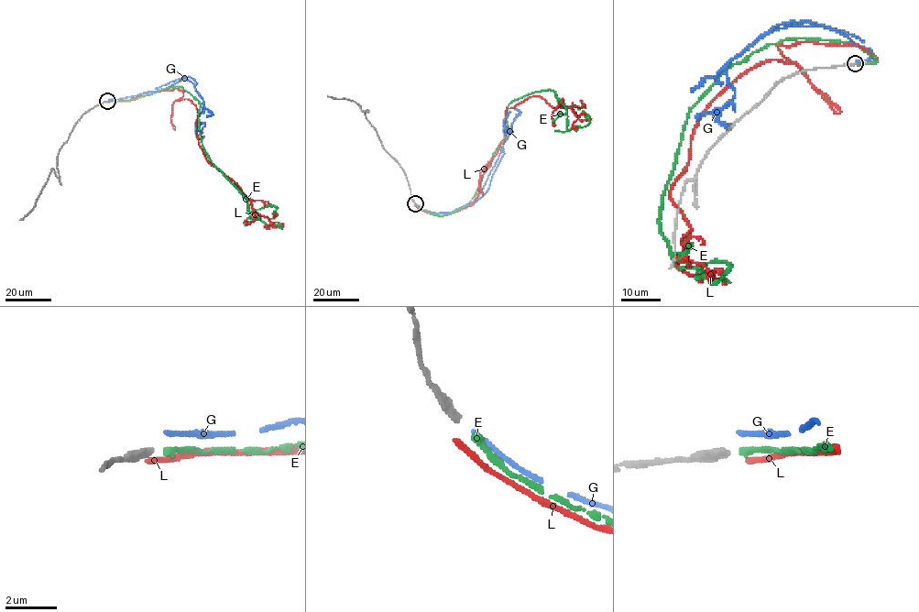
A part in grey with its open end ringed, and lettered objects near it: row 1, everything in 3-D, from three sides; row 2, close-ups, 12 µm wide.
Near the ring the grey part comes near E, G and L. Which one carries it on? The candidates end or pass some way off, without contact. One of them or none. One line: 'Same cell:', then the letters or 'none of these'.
Same cell: E

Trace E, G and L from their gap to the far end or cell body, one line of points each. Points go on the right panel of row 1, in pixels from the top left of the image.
E: (857, 63), (876, 61), (787, 38), (691, 108), (660, 232), (680, 267), (727, 265), (694, 277)
G: (856, 60), (871, 56), (869, 49), (825, 26), (772, 27), (727, 64), (734, 96), (718, 120), (730, 124)
L: (857, 64), (874, 54), (779, 44), (786, 61), (700, 118), (672, 202), (683, 253), (724, 284)

